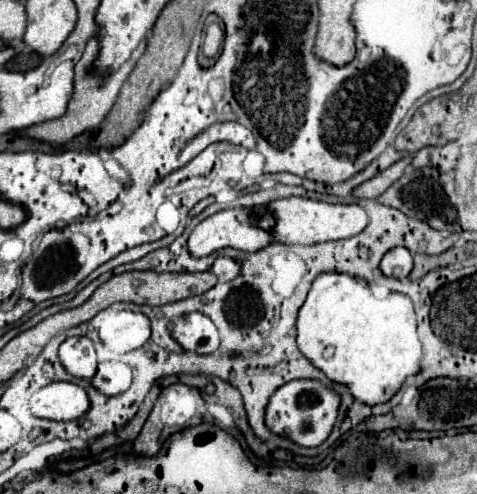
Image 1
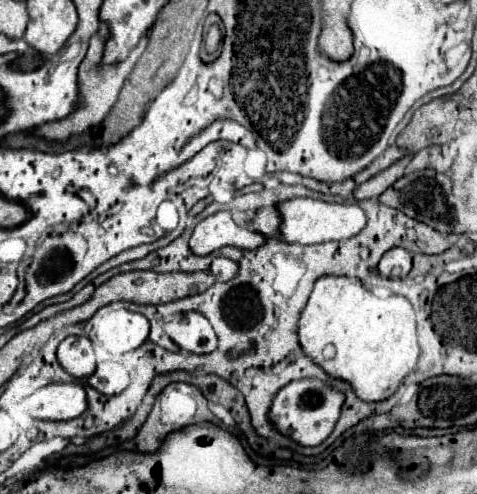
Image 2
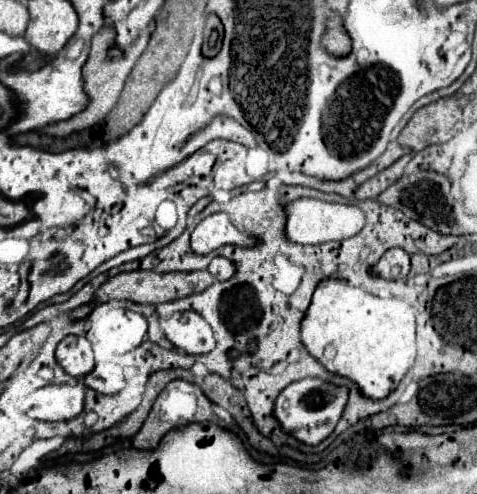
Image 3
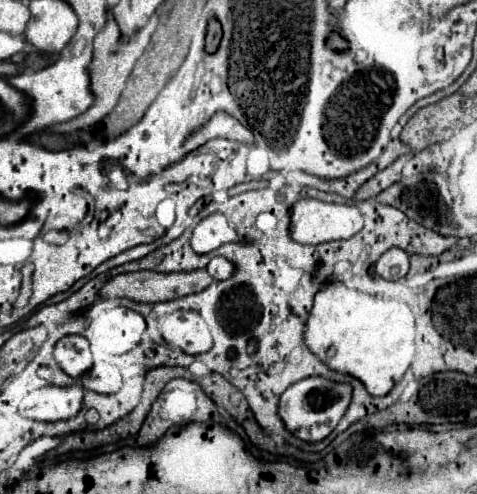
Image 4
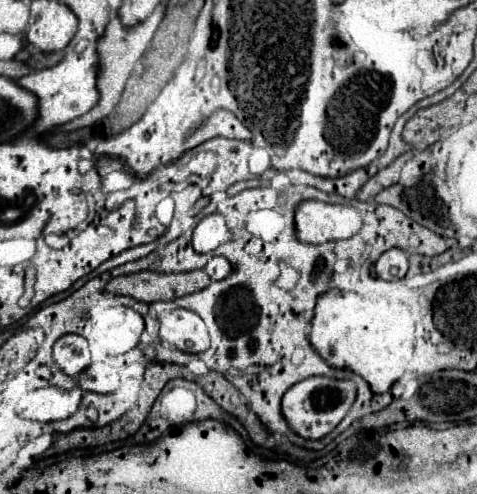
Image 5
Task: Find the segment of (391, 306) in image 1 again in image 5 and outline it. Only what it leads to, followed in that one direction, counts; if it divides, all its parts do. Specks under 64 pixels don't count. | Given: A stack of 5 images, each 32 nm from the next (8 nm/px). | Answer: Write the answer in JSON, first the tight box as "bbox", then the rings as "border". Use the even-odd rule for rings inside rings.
{"bbox":[308,290,414,394],"border":[[[328,290],[316,298],[308,342],[332,368],[346,368],[362,376],[374,394],[386,394],[404,374],[414,352],[414,318],[406,304],[376,310],[364,298],[346,290]]]}

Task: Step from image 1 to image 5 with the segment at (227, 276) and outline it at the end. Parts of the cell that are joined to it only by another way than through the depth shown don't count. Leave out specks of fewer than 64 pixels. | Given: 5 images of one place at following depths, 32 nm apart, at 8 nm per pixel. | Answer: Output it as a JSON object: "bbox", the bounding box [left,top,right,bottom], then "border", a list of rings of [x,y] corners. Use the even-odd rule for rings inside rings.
{"bbox":[204,256,232,280],"border":[[[214,256],[214,258],[204,266],[204,270],[208,272],[208,276],[210,276],[212,280],[224,280],[224,278],[232,272],[232,266],[230,266],[230,262],[228,262],[224,256]]]}

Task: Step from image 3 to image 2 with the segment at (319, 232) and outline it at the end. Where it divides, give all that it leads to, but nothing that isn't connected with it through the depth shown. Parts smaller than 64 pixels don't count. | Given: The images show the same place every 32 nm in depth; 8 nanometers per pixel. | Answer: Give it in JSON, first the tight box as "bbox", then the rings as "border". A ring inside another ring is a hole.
{"bbox":[276,198,366,244],"border":[[[292,198],[276,204],[280,214],[280,238],[290,244],[320,244],[330,240],[346,240],[366,226],[366,214],[358,204],[330,204],[312,198]]]}

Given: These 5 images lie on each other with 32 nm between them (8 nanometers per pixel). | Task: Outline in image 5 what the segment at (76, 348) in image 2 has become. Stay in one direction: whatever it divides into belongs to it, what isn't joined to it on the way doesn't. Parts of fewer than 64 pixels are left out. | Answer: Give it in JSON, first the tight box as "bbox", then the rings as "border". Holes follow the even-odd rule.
{"bbox":[54,334,90,378],"border":[[[66,334],[54,344],[54,360],[62,372],[76,378],[90,364],[90,350],[86,338],[78,334]]]}

